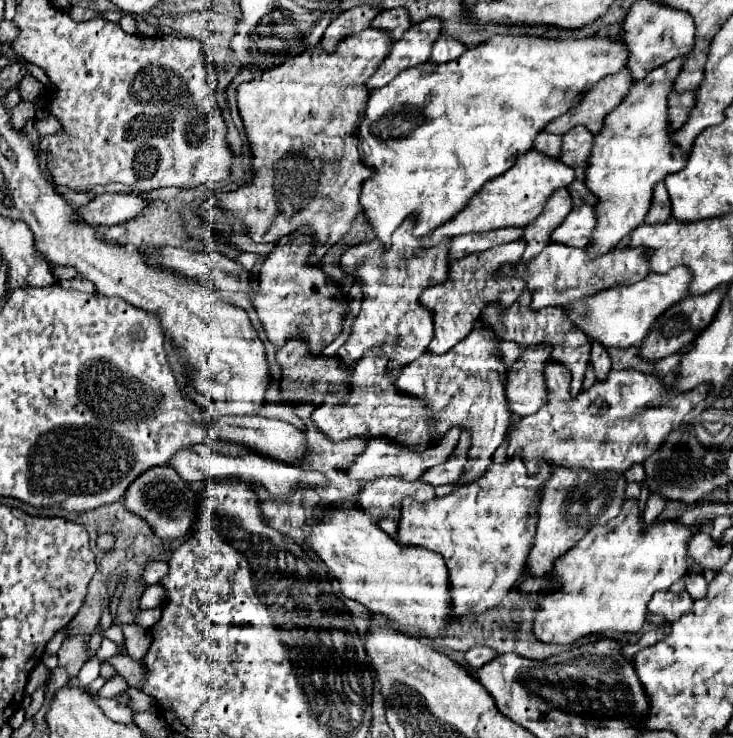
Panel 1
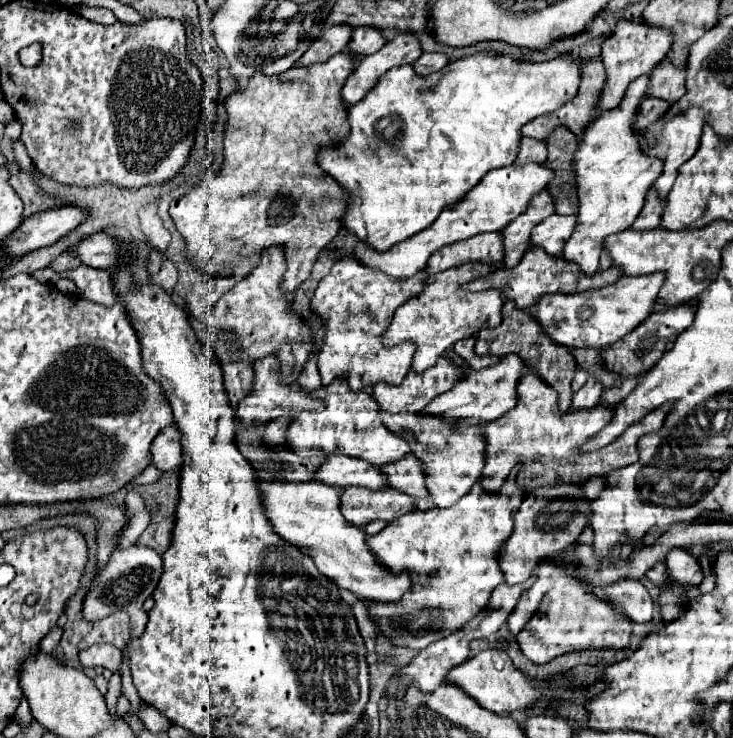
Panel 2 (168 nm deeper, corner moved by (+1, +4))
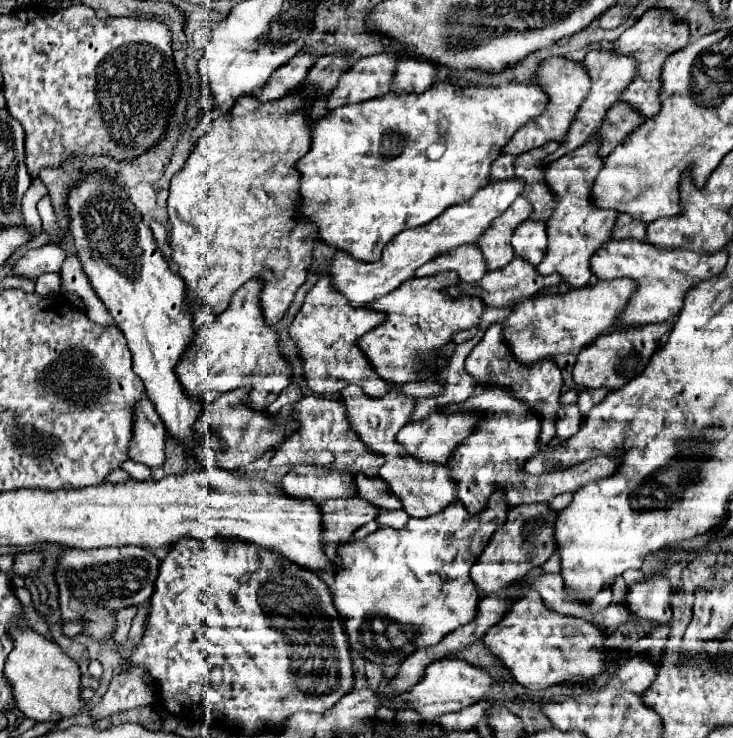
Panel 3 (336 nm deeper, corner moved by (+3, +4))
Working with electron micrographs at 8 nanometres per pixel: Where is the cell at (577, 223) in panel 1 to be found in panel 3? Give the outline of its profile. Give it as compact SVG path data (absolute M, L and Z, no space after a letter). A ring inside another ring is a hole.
M526 220L514 230L512 236L512 248L516 256L532 264L540 264L540 260L544 260L546 242L548 242L548 234L544 232L544 222Z

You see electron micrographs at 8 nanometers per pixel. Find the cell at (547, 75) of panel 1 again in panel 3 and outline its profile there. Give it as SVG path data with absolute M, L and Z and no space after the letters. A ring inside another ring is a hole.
M438 82L438 84L432 84L422 94L388 92L384 96L380 96L380 98L372 98L372 100L366 100L366 102L348 104L348 106L330 110L324 118L320 118L314 124L314 128L312 128L312 148L300 160L300 164L296 164L300 168L300 174L302 174L302 186L300 186L302 206L300 206L300 216L316 222L320 238L326 240L328 244L332 244L332 246L336 246L340 250L350 252L358 260L374 262L374 260L380 258L382 248L398 232L402 232L406 228L418 228L418 226L428 224L430 220L434 220L436 216L440 216L448 206L462 204L462 202L470 200L476 194L478 188L486 186L490 182L492 160L500 156L502 146L512 138L512 134L520 126L524 126L528 120L534 120L536 116L540 116L540 112L544 112L544 104L548 104L548 96L546 96L544 88L540 88L540 84L536 84L536 82L504 82L500 86L452 86L452 84L446 84L446 82Z

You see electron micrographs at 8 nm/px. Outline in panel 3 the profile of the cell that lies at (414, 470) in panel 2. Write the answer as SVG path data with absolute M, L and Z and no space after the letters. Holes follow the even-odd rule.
M356 474L356 486L360 498L366 498L370 504L384 508L384 510L400 510L402 504L392 496L388 484L380 480L378 476L366 476L366 474Z

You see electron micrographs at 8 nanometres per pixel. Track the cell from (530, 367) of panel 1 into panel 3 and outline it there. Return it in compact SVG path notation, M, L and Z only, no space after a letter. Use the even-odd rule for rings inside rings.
M436 410L424 420L410 420L402 430L396 434L396 440L406 448L408 454L420 458L420 460L430 460L430 462L448 462L448 456L456 450L460 442L464 442L464 436L472 432L472 424L476 424L480 416L476 412L448 412L448 410Z

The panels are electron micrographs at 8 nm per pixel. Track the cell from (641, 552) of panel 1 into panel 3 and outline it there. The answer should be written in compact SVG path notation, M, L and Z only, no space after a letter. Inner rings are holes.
M524 590L520 600L516 600L504 618L482 638L488 650L510 668L516 682L530 690L576 682L574 678L578 676L584 676L584 682L598 676L608 662L606 640L608 636L596 628L596 624L544 608L544 600L540 600L536 590Z

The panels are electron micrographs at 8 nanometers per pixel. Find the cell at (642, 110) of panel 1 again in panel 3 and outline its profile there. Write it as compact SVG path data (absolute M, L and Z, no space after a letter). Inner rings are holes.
M586 142L572 154L564 154L562 158L554 160L548 166L546 182L550 190L558 196L558 206L554 208L552 218L548 220L548 250L544 260L538 264L538 272L546 274L560 274L564 282L572 288L584 288L592 276L590 258L604 242L610 240L612 228L616 224L616 210L604 210L596 206L592 200L592 186L594 180L604 166L604 160L598 156L600 142Z

